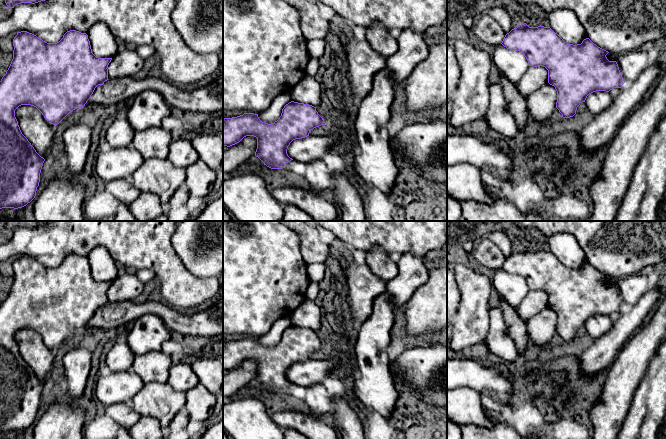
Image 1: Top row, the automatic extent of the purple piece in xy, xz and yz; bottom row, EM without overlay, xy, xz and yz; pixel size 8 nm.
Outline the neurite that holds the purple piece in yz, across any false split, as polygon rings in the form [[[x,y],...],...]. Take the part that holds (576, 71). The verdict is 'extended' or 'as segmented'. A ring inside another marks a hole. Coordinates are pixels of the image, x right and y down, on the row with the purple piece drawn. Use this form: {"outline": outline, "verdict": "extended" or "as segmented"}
{"outline": [[[521,23],[505,35],[501,44],[507,49],[523,53],[529,66],[543,66],[548,70],[548,83],[557,91],[556,108],[563,118],[573,117],[577,107],[585,102],[589,94],[596,91],[609,92],[621,88],[625,83],[617,62],[609,61],[606,57],[609,52],[589,38],[581,44],[568,44],[550,27],[529,27]]], "verdict": "as segmented"}

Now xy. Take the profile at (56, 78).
{"outline": [[[27,31],[17,32],[13,39],[13,59],[0,81],[0,209],[22,208],[36,196],[45,159],[22,134],[15,110],[21,105],[36,107],[50,124],[58,125],[73,110],[84,107],[95,88],[108,80],[108,65],[112,58],[98,58],[92,53],[86,33],[67,31],[57,43],[47,43]]], "verdict": "as segmented"}

